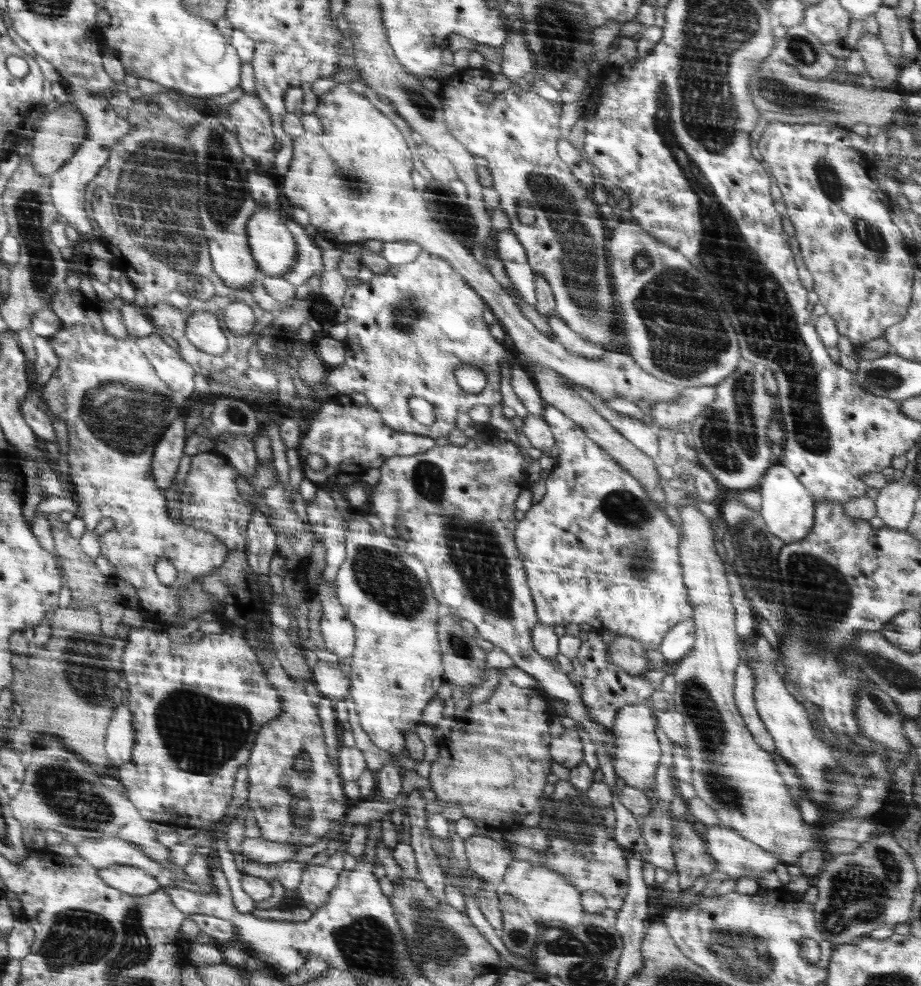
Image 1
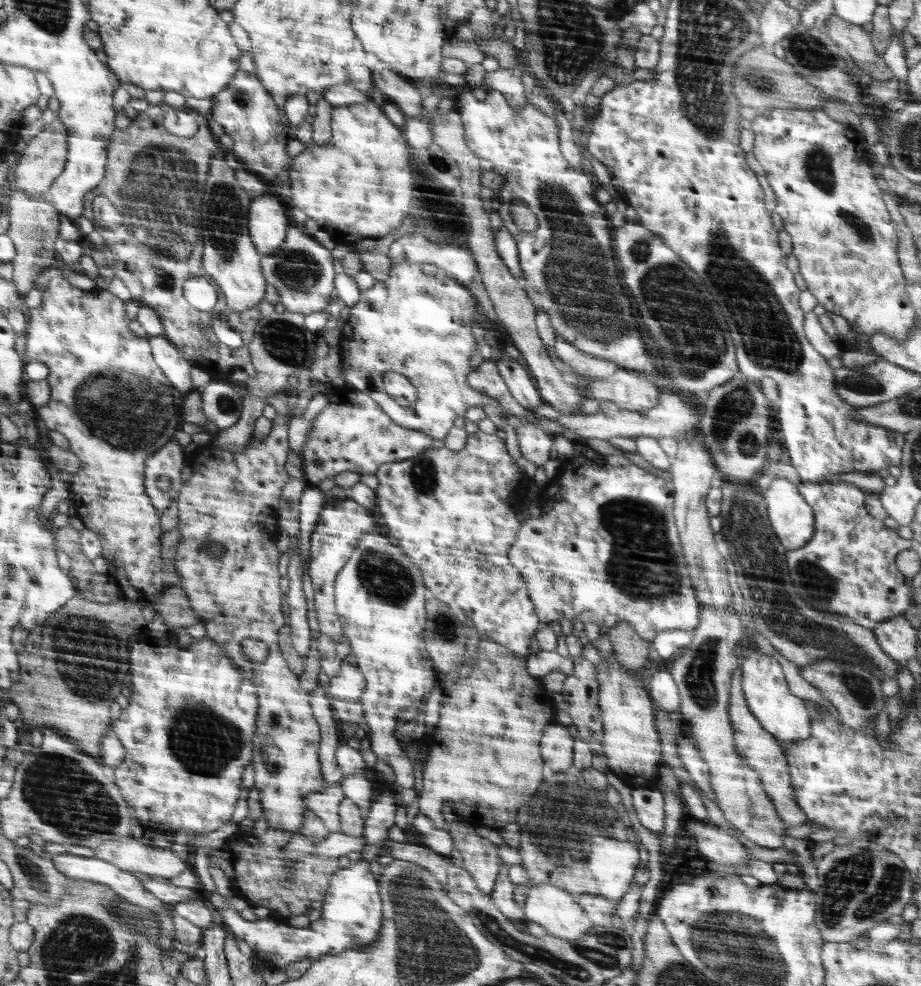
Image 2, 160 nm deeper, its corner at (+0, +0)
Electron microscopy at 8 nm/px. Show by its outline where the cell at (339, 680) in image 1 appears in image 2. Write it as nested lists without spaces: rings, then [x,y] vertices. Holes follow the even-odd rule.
[[[345,659],[342,662],[344,664],[342,664],[338,676],[330,679],[323,678],[322,685],[324,685],[326,692],[330,694],[331,699],[340,698],[340,700],[344,701],[358,701],[363,693],[363,674],[355,664],[349,663]],[[326,680],[330,684],[324,684]]]

